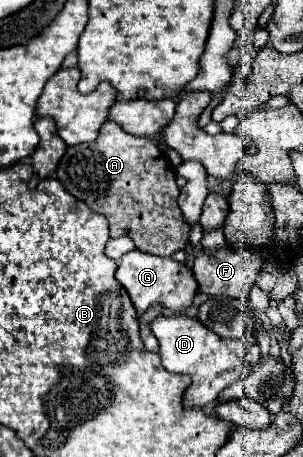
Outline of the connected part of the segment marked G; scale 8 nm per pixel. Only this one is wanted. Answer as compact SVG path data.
M132 250L132 252L124 254L124 258L120 260L118 270L116 270L116 280L130 294L138 314L146 312L148 306L154 304L154 302L158 302L158 304L162 304L170 310L184 312L192 304L192 300L198 292L198 282L194 278L192 270L186 264L180 264L172 258L146 254L146 252L140 252L140 250Z

